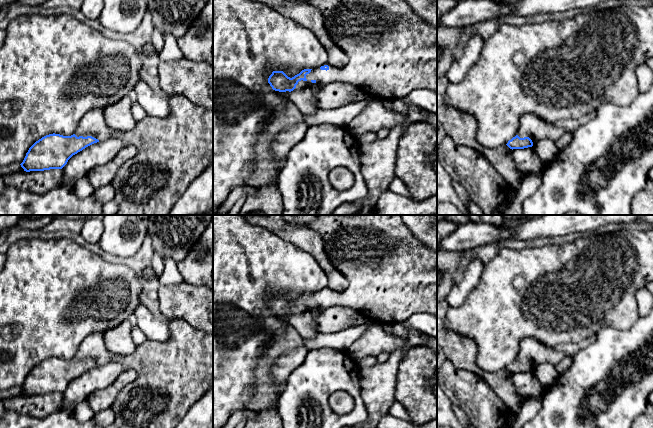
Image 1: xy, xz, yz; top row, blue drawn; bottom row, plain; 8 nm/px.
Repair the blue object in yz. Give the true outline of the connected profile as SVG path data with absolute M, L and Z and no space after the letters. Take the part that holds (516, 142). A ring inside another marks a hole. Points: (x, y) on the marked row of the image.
M523 115L520 127L515 137L506 144L510 149L524 149L534 147L541 139L556 141L565 131L555 124L540 119L536 115Z

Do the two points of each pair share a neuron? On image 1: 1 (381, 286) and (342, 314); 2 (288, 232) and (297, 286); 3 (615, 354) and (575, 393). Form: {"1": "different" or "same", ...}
{"1": "different", "2": "different", "3": "same"}

